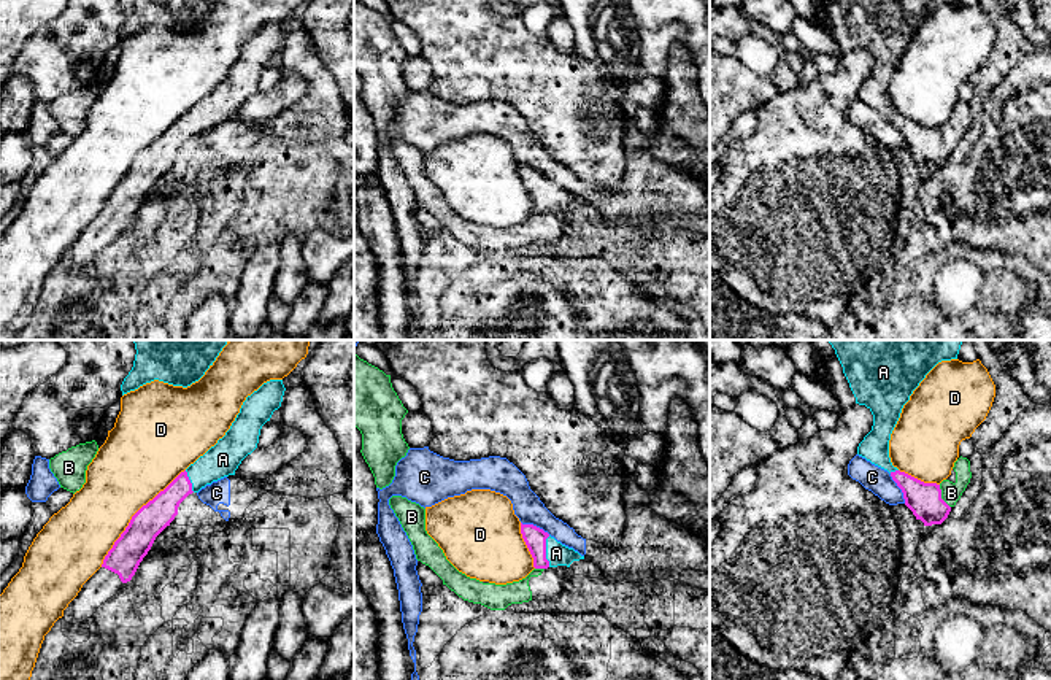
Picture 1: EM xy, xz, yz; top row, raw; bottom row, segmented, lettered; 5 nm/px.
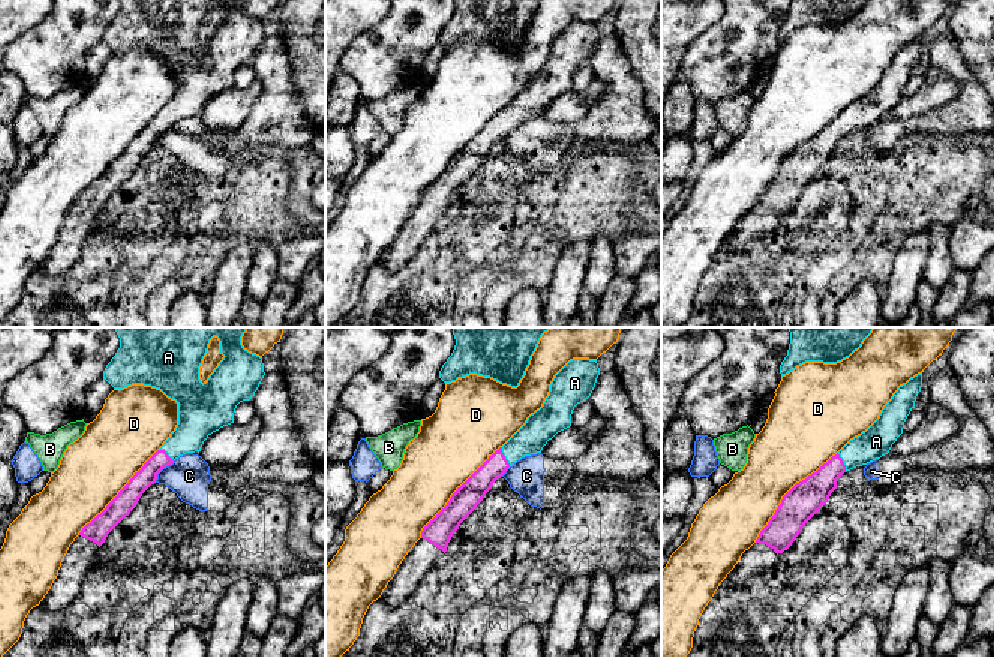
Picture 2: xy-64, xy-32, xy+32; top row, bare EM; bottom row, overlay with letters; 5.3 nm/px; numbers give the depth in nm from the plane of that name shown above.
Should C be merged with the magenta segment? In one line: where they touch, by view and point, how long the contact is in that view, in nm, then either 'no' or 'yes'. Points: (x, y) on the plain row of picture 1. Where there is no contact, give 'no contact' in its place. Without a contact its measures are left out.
contact yz (899, 131); length 170 nm; no

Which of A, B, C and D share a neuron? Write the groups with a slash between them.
A B / C / D

